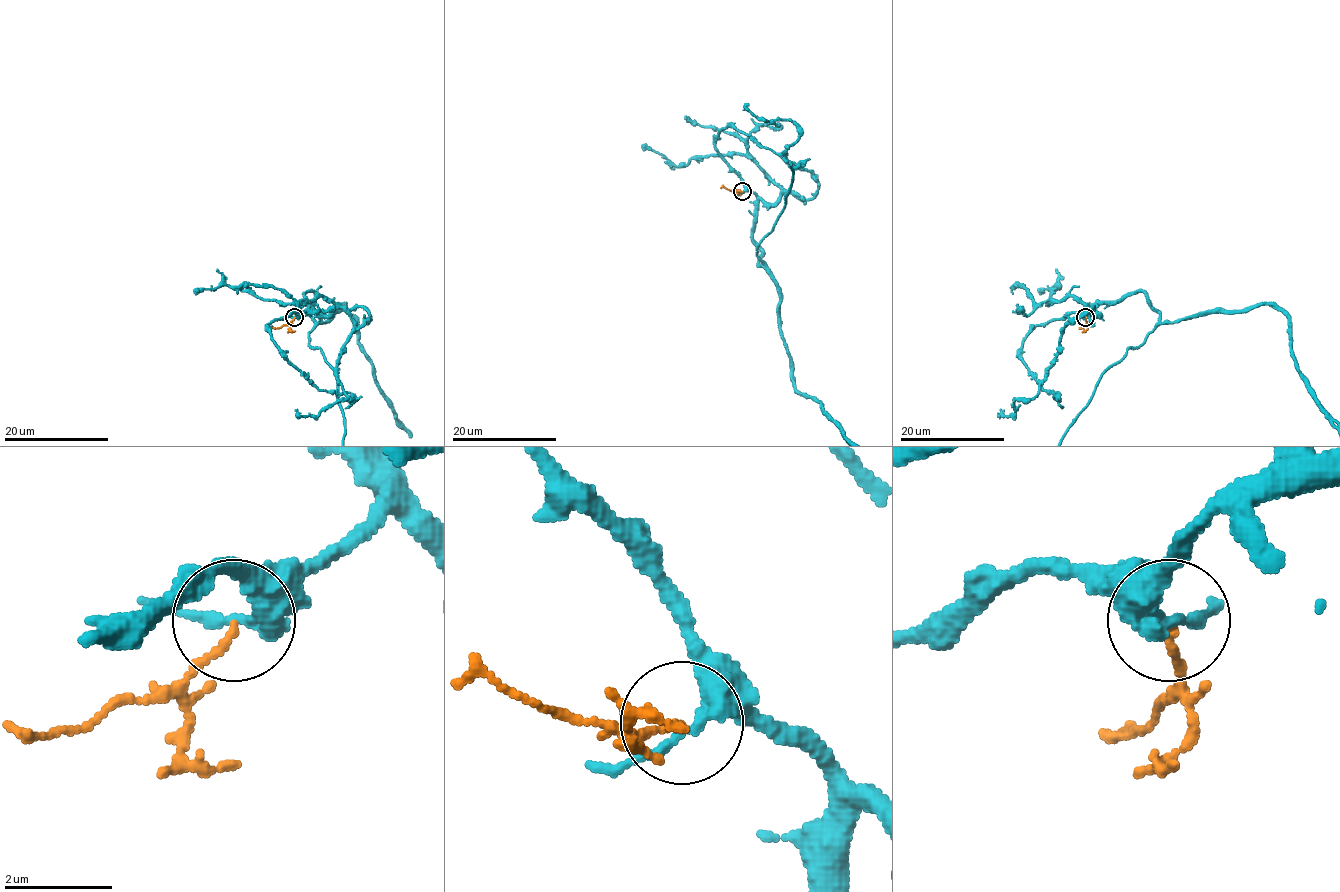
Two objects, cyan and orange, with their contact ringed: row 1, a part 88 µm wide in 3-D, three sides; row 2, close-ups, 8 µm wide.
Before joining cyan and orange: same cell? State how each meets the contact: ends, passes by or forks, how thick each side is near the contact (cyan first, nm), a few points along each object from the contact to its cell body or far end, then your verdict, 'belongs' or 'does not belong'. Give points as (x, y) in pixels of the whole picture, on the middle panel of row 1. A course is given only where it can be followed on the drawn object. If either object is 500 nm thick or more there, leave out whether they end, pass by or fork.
cyan passes by | orange ends | 240/140 nm | orange via (742, 191), (720, 188) | does not belong

